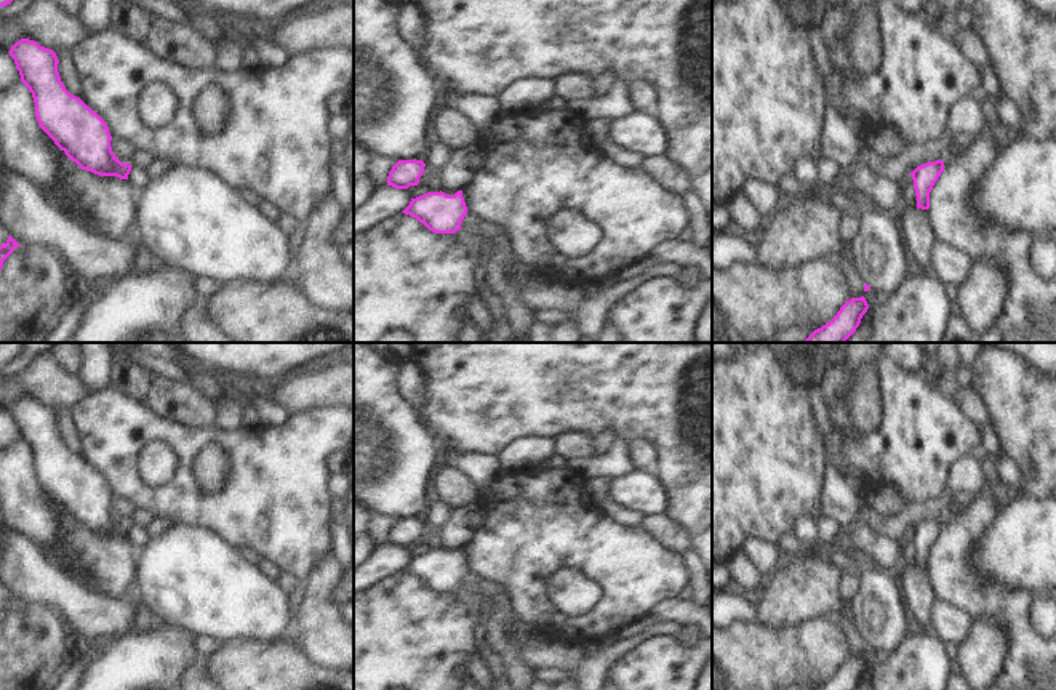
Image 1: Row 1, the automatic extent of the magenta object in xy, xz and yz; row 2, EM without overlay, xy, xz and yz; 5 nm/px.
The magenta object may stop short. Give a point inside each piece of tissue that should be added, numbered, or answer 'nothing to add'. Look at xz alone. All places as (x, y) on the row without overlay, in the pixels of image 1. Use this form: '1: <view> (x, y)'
1: xz (482, 596).

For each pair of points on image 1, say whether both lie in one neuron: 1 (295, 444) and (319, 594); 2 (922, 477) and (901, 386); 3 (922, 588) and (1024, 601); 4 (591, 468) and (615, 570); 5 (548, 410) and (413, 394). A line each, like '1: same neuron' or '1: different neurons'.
1: different neurons
2: same neuron
3: different neurons
4: different neurons
5: different neurons

